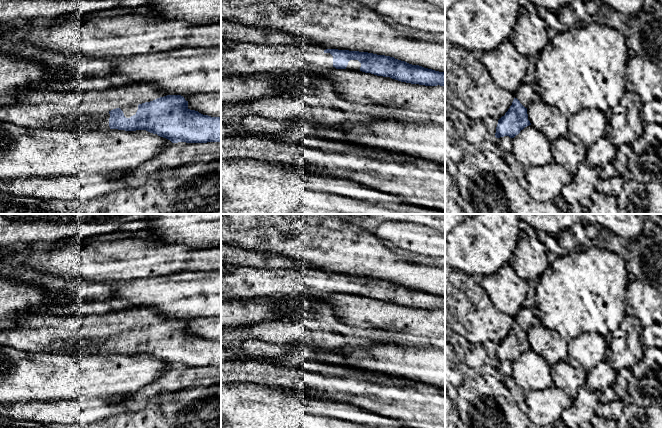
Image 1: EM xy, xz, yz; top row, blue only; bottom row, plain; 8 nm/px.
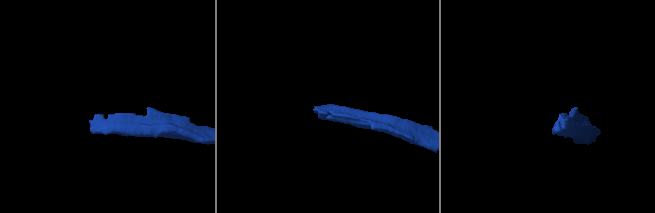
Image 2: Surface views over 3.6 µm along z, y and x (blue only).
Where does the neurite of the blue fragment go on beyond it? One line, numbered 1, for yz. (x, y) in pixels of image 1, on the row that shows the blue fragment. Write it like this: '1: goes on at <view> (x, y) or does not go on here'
1: goes on at yz (526, 93)

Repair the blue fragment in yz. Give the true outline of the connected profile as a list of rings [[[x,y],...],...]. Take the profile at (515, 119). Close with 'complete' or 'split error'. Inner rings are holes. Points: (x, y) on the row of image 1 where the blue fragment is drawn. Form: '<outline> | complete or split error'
[[[522,83],[514,96],[512,105],[498,120],[496,138],[504,136],[514,138],[521,130],[531,125],[528,120],[527,108],[532,101],[538,99],[537,89],[529,83]]] | split error

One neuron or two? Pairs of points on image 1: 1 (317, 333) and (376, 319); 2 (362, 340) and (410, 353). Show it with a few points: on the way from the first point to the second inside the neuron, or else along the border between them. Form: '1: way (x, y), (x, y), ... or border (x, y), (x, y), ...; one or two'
1: border (342, 321), (350, 325), (372, 329); two
2: border (387, 340), (369, 346), (352, 347); two

